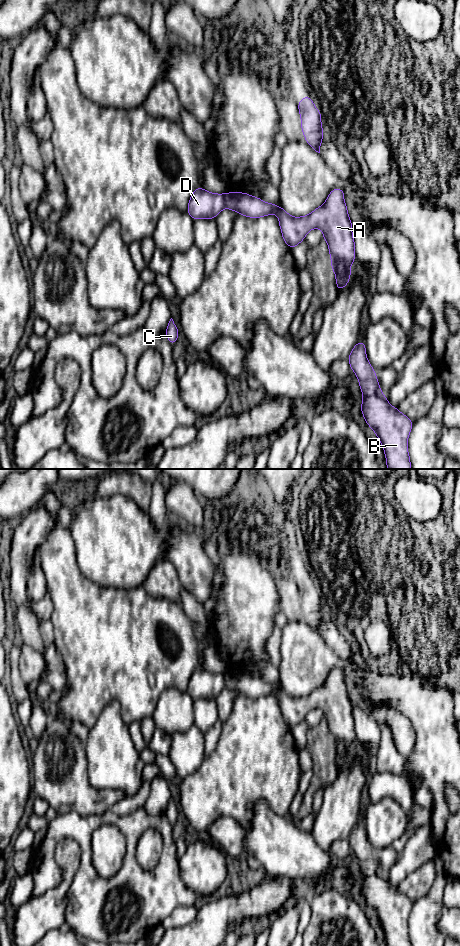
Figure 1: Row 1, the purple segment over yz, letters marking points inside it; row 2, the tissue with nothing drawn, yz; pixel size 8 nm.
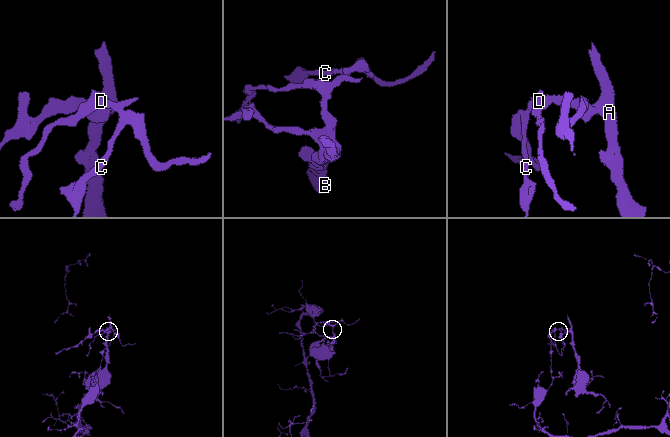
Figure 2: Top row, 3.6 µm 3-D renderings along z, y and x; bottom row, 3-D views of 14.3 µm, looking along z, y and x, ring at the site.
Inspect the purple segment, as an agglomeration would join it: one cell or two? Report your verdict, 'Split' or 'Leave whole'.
Split

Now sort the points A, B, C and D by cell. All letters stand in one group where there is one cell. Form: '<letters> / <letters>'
A B / C D

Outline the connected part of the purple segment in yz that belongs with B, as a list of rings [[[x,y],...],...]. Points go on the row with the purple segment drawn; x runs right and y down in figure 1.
[[[365,340],[357,342],[348,357],[364,396],[361,413],[384,449],[387,469],[411,469],[407,441],[413,421],[391,406],[381,393],[376,372],[367,360]]]

